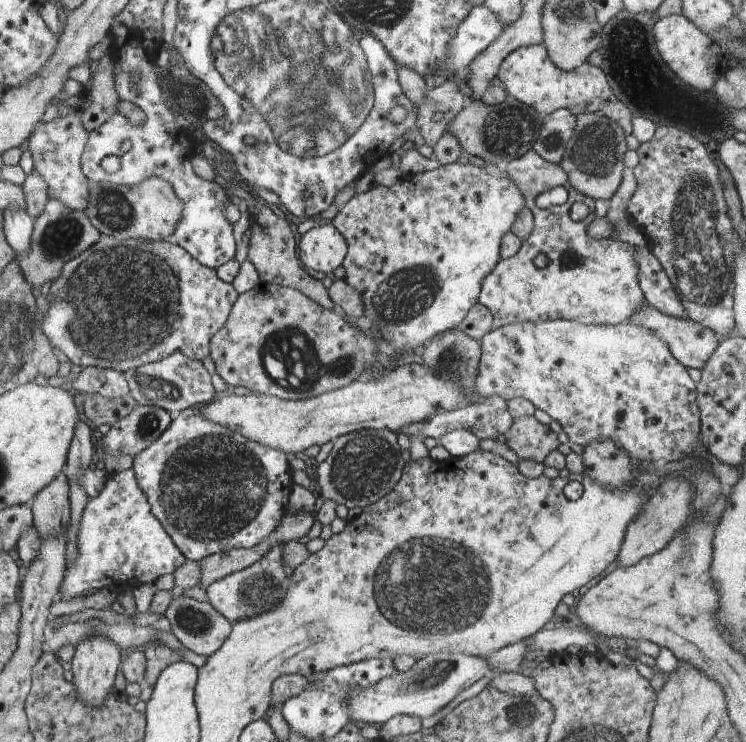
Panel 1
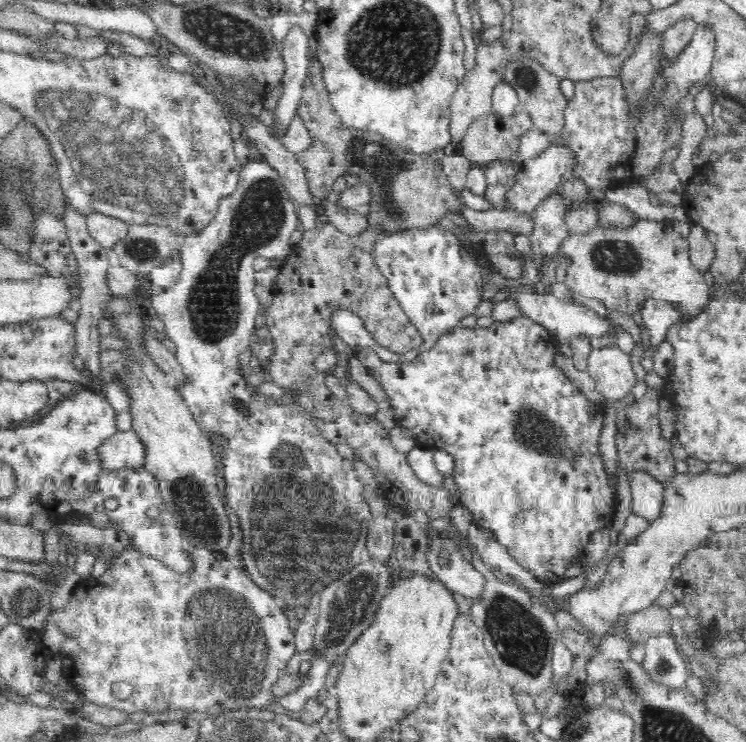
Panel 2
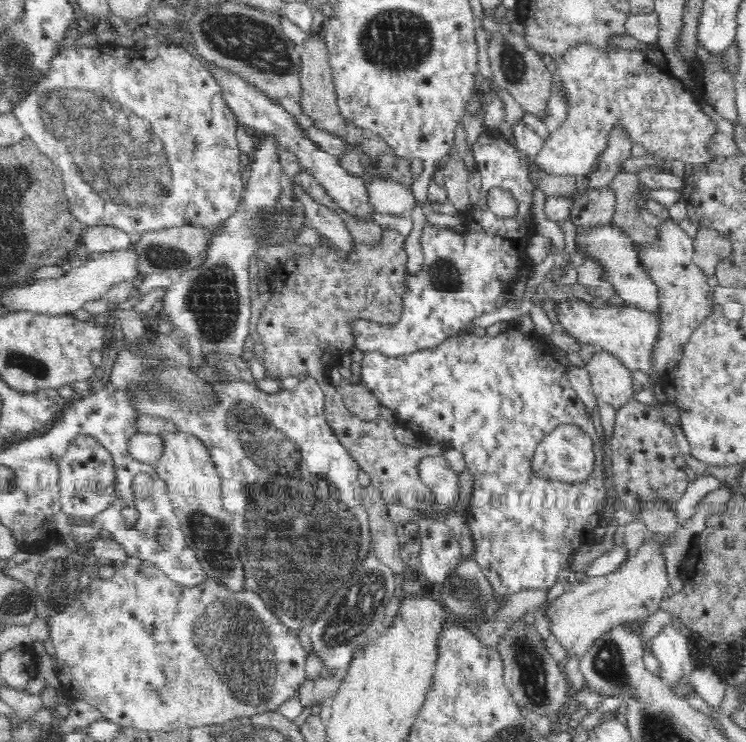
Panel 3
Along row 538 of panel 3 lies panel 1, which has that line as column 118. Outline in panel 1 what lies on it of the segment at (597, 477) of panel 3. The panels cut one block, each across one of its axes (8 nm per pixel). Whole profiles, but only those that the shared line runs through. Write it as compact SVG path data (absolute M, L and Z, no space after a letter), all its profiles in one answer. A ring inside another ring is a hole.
M133 468L110 474L101 494L90 499L80 522L77 544L78 557L67 569L60 598L87 596L105 587L125 590L154 583L165 574L173 575L188 559L154 515Z

